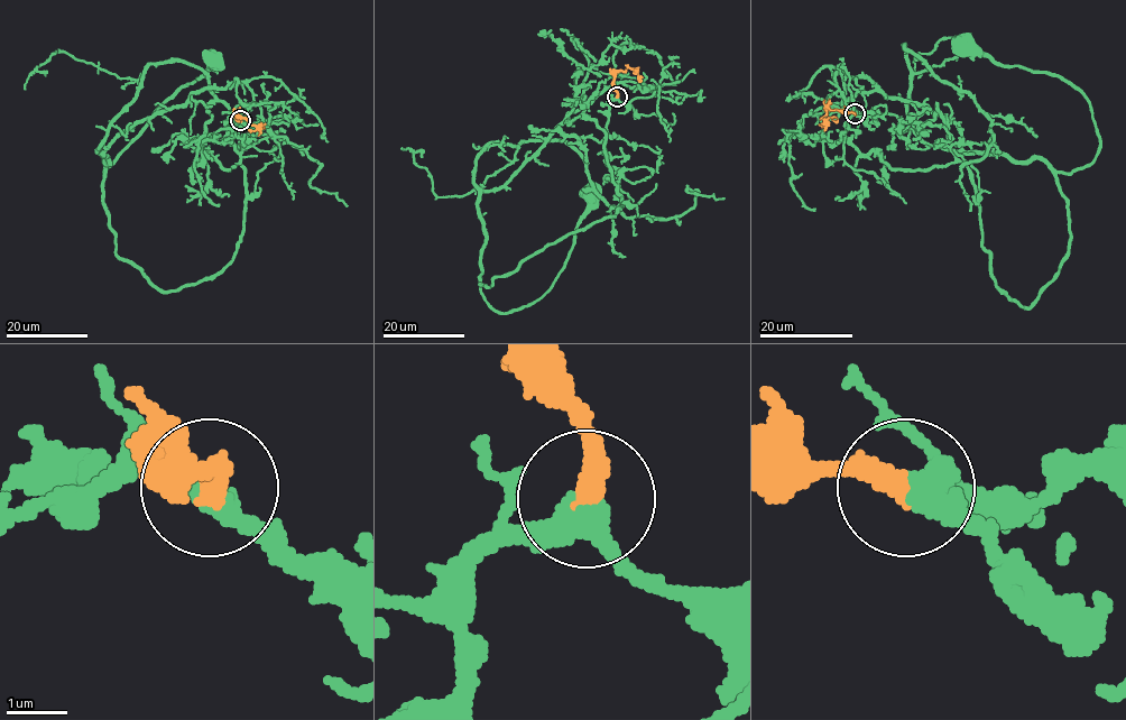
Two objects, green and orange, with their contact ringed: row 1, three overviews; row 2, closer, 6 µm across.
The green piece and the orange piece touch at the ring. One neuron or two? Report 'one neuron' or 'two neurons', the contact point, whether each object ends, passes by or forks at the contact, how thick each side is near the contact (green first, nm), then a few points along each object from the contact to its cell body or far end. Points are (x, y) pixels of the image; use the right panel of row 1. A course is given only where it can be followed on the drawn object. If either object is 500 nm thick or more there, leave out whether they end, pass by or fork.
one neuron | (855, 113) | green passes by | orange ends | 360/400 nm | green via (856, 113), (939, 112), (991, 277), (1028, 307), (1068, 250), (1057, 174), (1099, 136), (1074, 86), (963, 46) | orange via (856, 113), (827, 110), (822, 118), (836, 118), (838, 121)

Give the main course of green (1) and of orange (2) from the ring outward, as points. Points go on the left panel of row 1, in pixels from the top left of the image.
1: (240, 120), (225, 127), (239, 119), (246, 184), (234, 258), (159, 291), (117, 254), (104, 171), (213, 61)
2: (240, 120), (237, 117), (264, 127)

